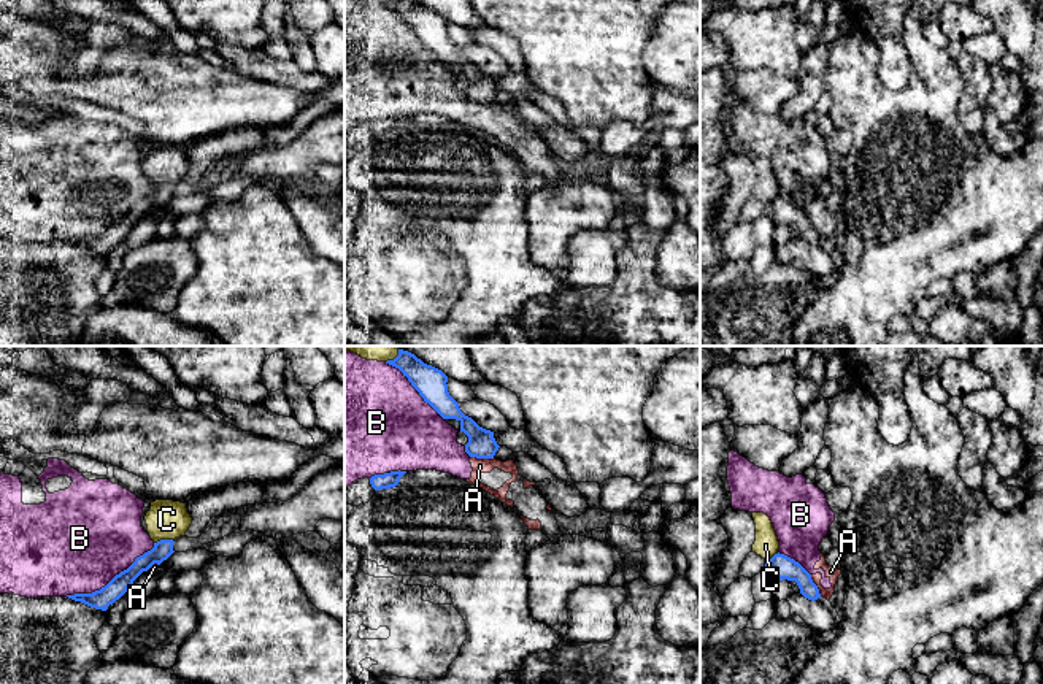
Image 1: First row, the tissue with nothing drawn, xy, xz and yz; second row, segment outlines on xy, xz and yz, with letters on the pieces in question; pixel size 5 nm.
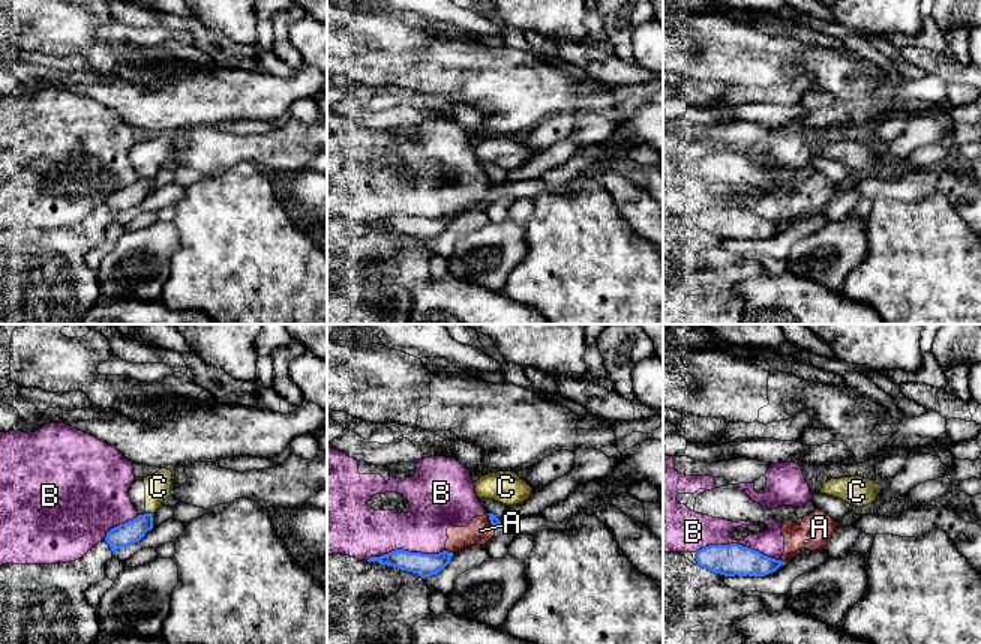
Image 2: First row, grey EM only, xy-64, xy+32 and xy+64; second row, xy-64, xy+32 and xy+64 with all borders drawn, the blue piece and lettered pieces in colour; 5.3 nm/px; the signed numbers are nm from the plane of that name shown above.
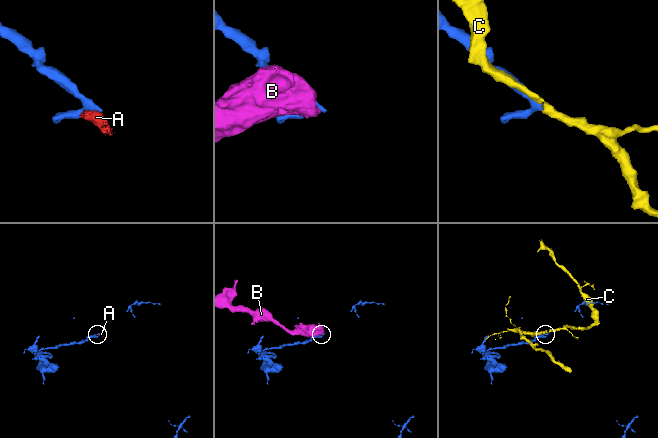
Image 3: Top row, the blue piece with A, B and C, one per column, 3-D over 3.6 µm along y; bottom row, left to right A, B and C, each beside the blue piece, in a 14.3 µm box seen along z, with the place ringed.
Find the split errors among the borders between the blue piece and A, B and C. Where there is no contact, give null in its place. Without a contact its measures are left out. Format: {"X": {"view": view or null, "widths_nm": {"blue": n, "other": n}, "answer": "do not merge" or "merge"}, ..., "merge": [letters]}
{"A": {"view": "xz", "widths_nm": {"blue": 140, "other": 80}, "answer": "do not merge"}, "B": {"view": "xz", "widths_nm": {"blue": 160, "other": 500}, "answer": "do not merge"}, "C": {"view": "xy", "widths_nm": {"blue": 100, "other": 200}, "answer": "do not merge"}, "merge": []}

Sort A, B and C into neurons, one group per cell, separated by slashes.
A B / C

